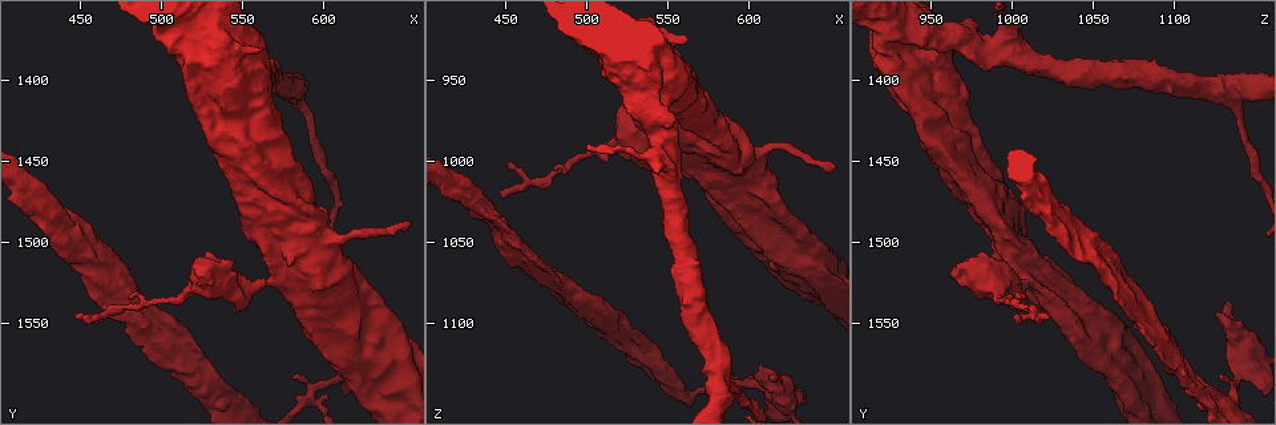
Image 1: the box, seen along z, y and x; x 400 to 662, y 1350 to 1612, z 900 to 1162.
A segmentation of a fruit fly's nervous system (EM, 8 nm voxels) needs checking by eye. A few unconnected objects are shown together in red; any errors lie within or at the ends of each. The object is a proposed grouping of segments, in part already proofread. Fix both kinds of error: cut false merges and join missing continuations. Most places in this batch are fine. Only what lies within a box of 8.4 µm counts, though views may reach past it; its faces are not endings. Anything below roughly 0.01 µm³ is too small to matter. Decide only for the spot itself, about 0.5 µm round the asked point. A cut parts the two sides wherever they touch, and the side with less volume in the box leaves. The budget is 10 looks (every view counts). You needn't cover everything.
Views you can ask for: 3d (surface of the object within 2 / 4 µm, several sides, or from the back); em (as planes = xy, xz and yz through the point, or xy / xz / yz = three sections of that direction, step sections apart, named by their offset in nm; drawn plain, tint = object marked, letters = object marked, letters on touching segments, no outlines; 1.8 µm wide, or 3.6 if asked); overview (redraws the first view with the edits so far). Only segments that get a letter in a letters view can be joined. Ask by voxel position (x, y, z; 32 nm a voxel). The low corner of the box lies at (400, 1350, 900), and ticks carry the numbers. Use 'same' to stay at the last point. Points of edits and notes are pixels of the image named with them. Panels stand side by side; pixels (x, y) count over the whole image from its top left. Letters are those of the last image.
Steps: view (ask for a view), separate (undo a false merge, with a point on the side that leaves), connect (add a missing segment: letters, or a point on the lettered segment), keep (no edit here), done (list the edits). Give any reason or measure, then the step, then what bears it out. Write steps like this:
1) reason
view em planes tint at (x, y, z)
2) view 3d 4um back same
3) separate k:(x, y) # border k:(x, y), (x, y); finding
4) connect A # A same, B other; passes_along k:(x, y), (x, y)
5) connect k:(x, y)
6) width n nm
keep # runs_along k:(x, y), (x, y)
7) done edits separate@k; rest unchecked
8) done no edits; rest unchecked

view 3d 4um at (590, 1596, 1138)

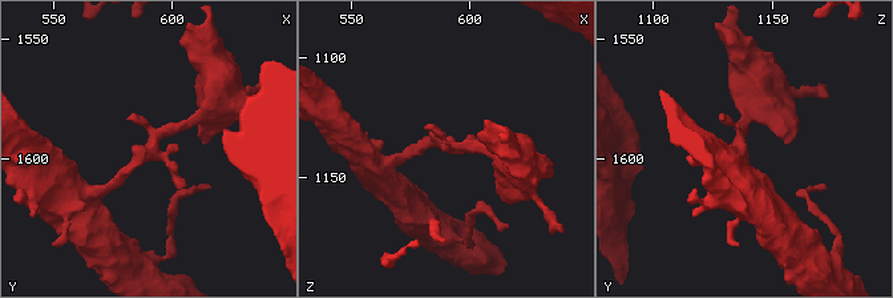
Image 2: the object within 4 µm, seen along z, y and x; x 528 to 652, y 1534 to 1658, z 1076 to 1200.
view em xy step 16 letters at (591, 1595, 1136)

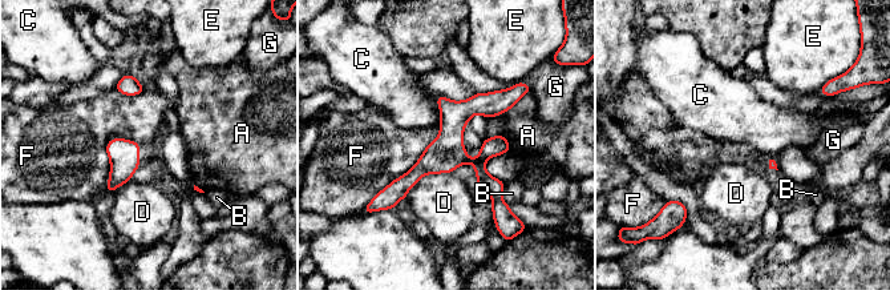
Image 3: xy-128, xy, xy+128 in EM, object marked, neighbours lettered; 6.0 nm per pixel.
keep # A other, B other, C other, D other, E other, F other, G other; one neuron here

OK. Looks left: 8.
small branch off a trunk
view em planes letters at (580, 1408, 1132)

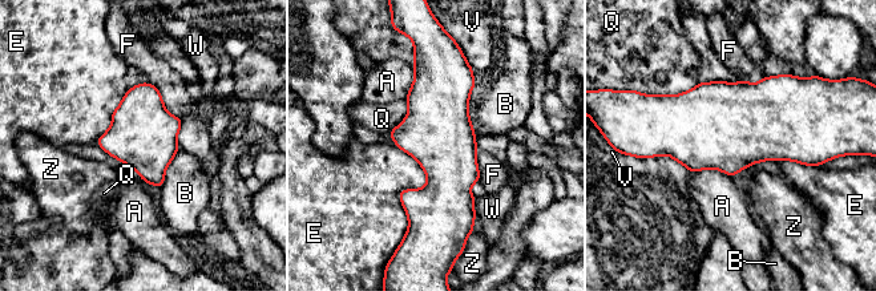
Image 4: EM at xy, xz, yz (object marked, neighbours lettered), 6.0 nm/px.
keep # A other, B other, E other, F other, Q other, V other, W other, Z other; all the same neuron

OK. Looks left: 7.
sudden change in width
view em 3.6um planes letters at (534, 1398, 936)

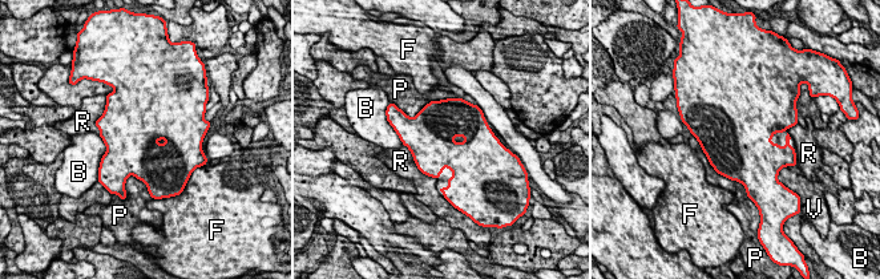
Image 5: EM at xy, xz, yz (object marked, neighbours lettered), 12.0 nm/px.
width 850 nm
keep # B other, F other, P other, R other, V other; border 5:(694, 136), (709, 164), (745, 186); one neuron here

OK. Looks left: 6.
touches itself
view 3d 2um at (440, 1482, 1034)

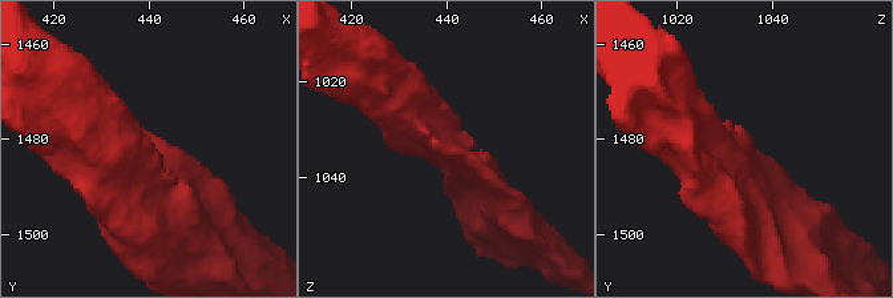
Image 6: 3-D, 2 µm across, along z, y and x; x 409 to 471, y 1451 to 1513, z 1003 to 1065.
need the tissue
view em xz step 4 tint at (438, 1481, 1033)

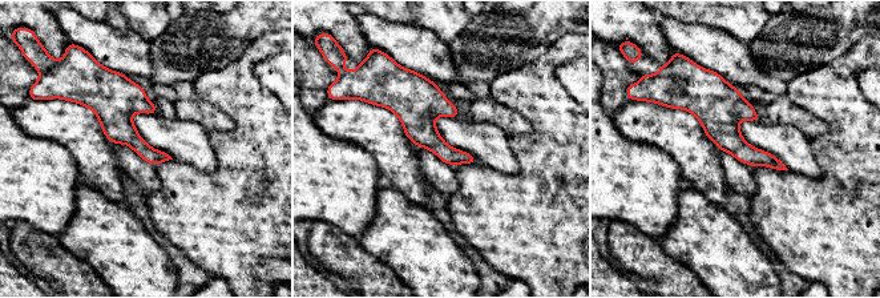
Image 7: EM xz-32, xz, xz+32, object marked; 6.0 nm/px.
cut it another way
view em planes letters same

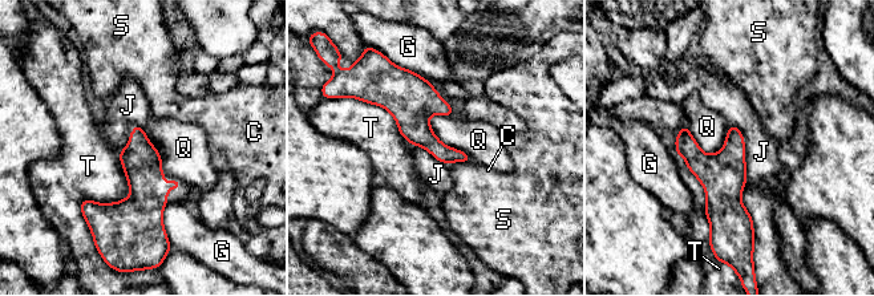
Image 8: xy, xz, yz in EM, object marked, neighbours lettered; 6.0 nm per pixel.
keep # C other, G other, J other, Q other, S other, T other; border 8:(431, 114), (432, 132), (472, 161); one neuron here

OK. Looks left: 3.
done no edits; rest unchecked

